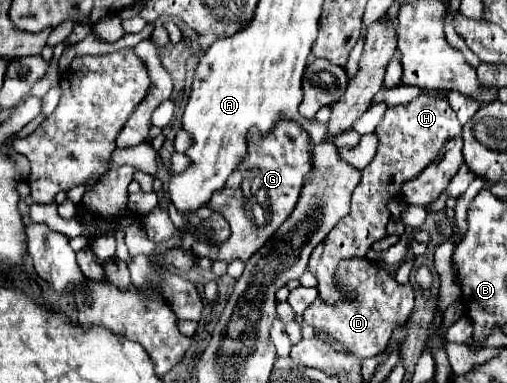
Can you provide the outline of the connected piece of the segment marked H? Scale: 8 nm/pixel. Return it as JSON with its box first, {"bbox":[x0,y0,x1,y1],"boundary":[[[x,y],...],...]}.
{"bbox":[307,90,461,306],"boundary":[[[439,90],[437,96],[419,94],[407,104],[389,106],[375,130],[379,138],[377,154],[373,162],[361,170],[361,182],[351,196],[351,212],[325,236],[325,240],[313,250],[307,270],[317,278],[317,290],[323,302],[335,306],[337,300],[345,300],[345,292],[337,286],[337,266],[341,260],[367,258],[371,246],[387,236],[387,224],[391,212],[387,204],[401,194],[401,184],[415,180],[431,162],[437,160],[443,144],[461,136],[461,124],[447,102],[447,92]]]}

